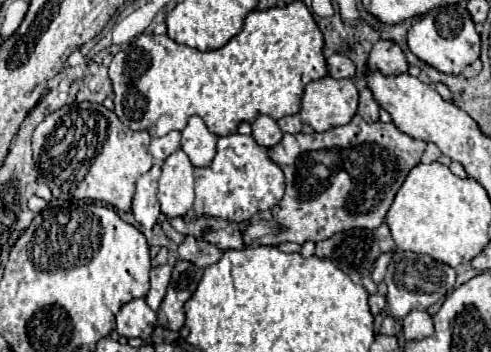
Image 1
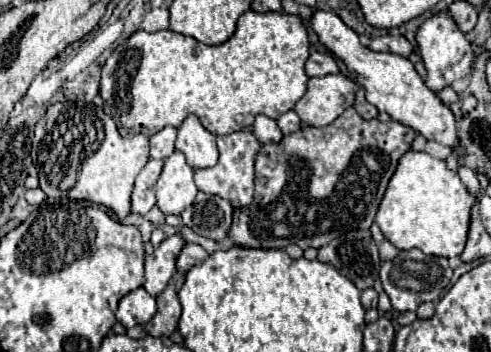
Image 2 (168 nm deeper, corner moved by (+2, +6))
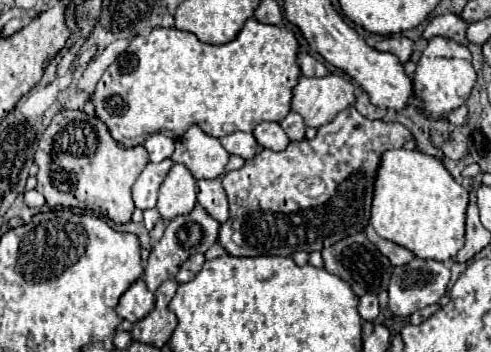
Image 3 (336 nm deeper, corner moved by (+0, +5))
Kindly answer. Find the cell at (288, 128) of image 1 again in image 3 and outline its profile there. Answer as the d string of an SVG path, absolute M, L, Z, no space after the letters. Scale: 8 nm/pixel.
M290 112L282 122L280 126L284 128L284 132L288 134L290 140L304 140L304 132L306 132L306 126L304 126L304 120L300 114L296 112Z

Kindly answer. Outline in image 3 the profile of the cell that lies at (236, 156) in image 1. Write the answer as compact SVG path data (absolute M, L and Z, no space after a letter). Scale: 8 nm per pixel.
M232 132L228 136L224 136L222 140L222 146L230 152L230 154L236 154L244 160L250 160L256 156L256 152L260 150L256 138L250 134L250 132Z

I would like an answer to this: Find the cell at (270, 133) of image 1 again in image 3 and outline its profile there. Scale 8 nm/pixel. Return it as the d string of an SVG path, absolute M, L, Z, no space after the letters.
M262 122L262 124L258 124L254 128L254 136L256 136L260 146L264 146L268 150L274 150L274 152L284 150L290 144L286 132L280 128L278 122Z

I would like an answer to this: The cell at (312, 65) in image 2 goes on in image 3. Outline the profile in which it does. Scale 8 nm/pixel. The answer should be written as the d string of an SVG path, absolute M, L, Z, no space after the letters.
M308 52L298 54L298 66L302 70L302 76L326 76L328 74L324 62L312 58Z

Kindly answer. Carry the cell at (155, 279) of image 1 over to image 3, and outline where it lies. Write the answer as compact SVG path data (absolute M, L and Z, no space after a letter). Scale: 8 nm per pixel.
M196 204L194 210L188 214L188 216L178 216L174 218L166 230L164 230L164 236L160 238L160 242L152 248L150 252L150 258L146 261L144 267L144 276L143 279L146 282L148 289L151 292L156 292L158 286L170 278L174 278L180 270L180 266L188 260L190 254L194 252L206 252L218 238L218 228L220 224L200 206Z

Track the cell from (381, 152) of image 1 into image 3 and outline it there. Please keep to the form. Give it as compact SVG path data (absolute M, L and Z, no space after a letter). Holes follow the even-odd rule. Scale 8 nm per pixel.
M354 106L342 110L330 124L318 128L314 140L290 142L282 152L262 150L254 158L246 160L240 170L226 172L222 186L230 202L230 218L220 226L218 244L232 256L292 256L298 250L314 252L332 246L344 236L362 232L370 220L374 176L380 154L386 148L400 148L412 134L400 122L380 122L364 118ZM318 178L322 182L320 194L304 194L304 180Z

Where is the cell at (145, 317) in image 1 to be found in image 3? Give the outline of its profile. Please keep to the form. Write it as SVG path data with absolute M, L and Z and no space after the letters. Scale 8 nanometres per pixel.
M138 278L120 298L120 304L116 308L118 316L130 322L138 322L140 318L148 316L154 306L154 294L146 288L146 282Z

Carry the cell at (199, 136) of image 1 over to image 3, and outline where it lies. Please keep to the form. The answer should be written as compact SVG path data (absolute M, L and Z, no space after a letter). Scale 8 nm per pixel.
M190 126L178 140L172 160L184 164L194 178L220 178L228 164L230 154L222 148L220 140L204 134L198 126Z

